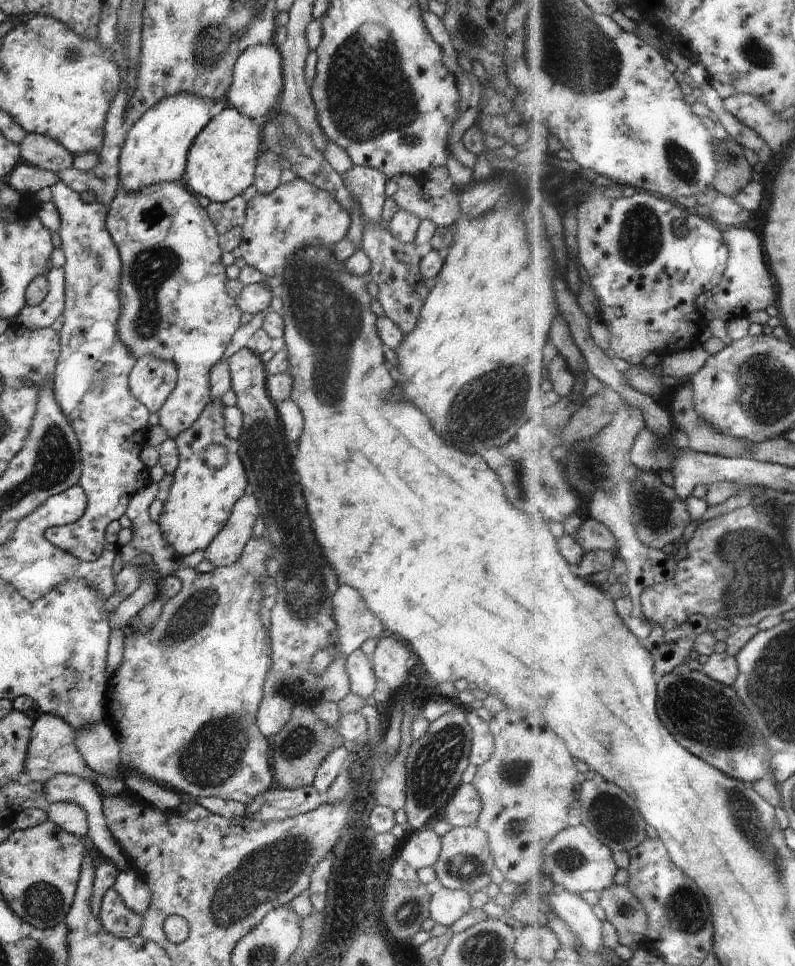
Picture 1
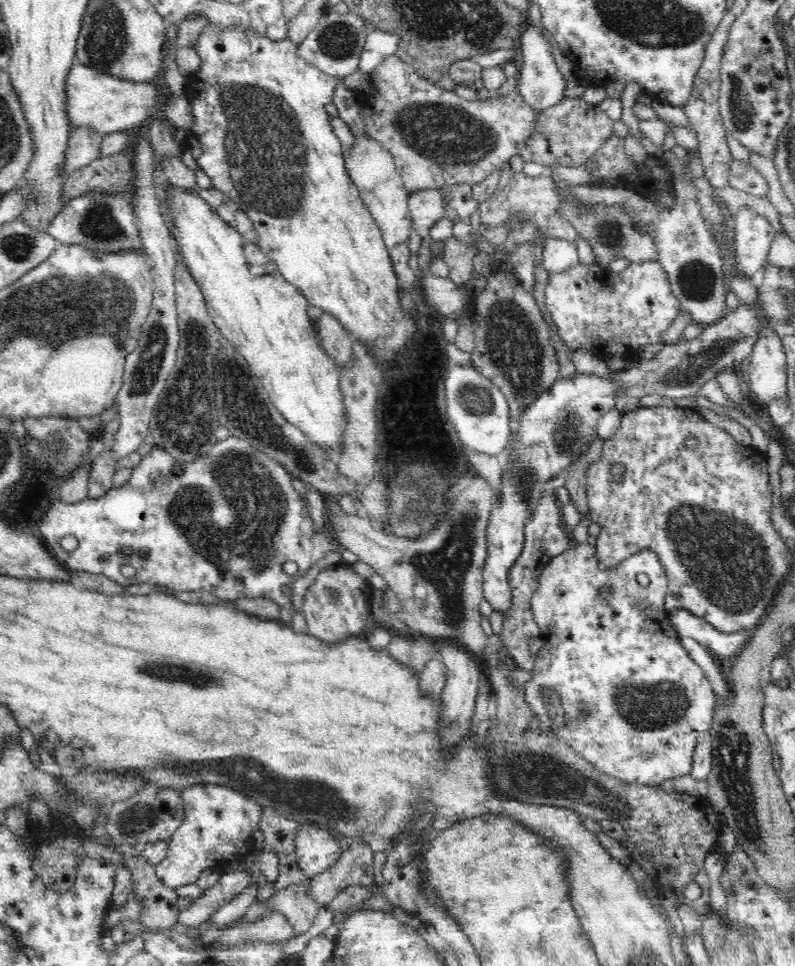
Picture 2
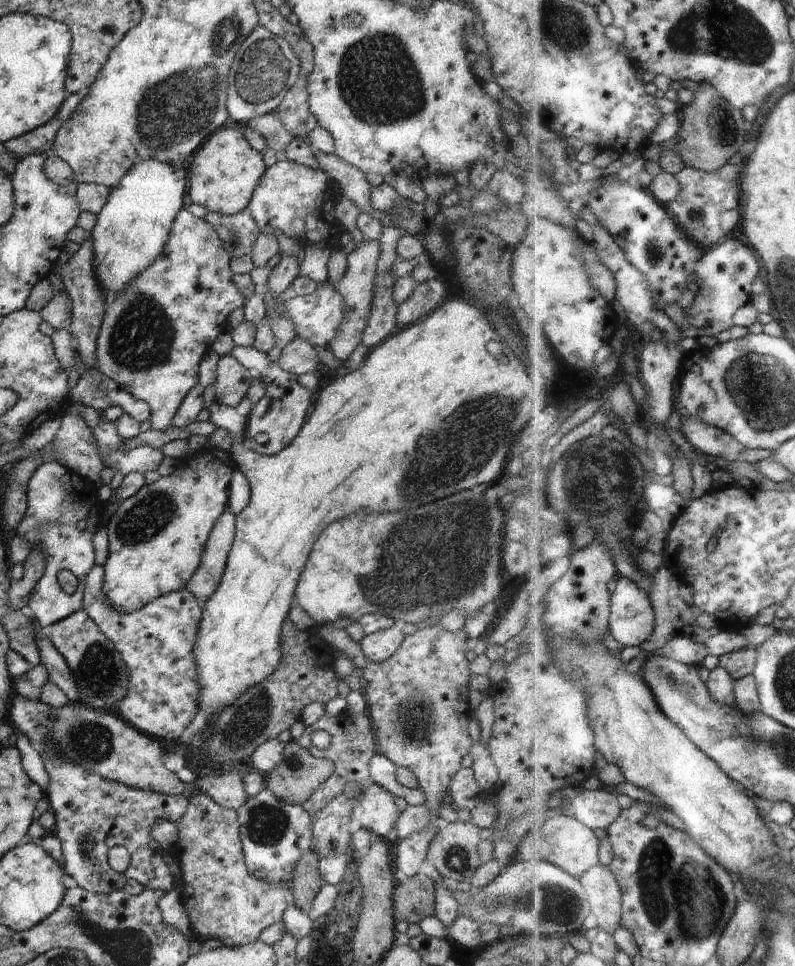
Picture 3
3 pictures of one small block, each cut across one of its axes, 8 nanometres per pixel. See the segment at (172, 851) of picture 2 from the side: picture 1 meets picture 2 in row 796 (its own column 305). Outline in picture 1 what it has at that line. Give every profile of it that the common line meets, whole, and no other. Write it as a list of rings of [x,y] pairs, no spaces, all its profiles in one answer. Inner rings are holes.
[[[296,177],[291,182],[281,184],[269,193],[256,193],[256,195],[246,203],[245,221],[243,224],[243,239],[238,245],[240,256],[244,258],[248,265],[256,268],[258,272],[264,273],[266,278],[280,276],[289,263],[293,254],[300,249],[311,245],[331,246],[345,238],[351,225],[349,212],[336,202],[333,196],[323,190],[317,189],[309,182]],[[280,228],[285,236],[282,239],[274,236],[275,231]]]

